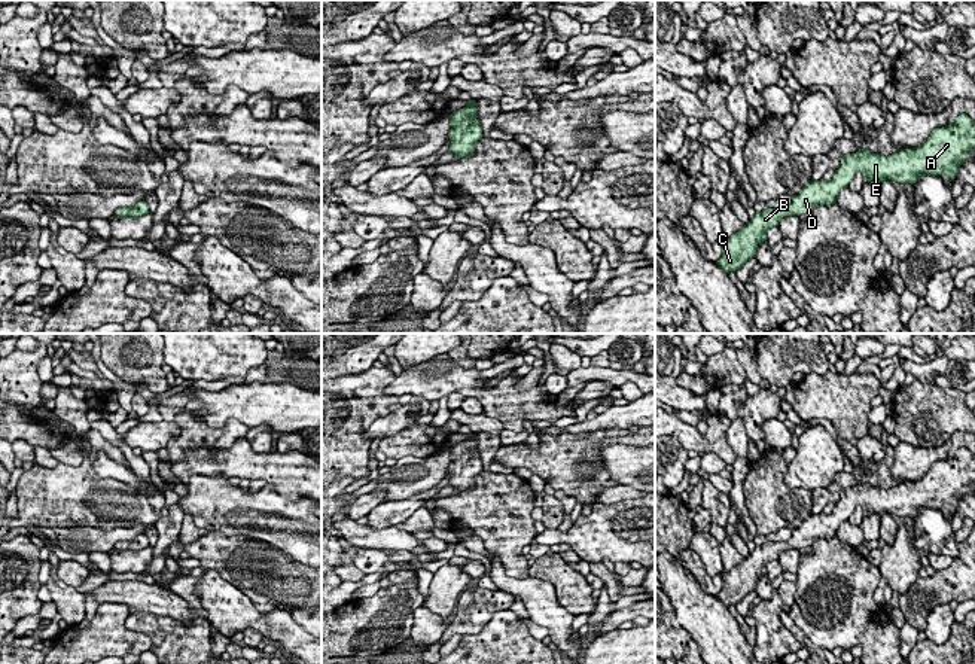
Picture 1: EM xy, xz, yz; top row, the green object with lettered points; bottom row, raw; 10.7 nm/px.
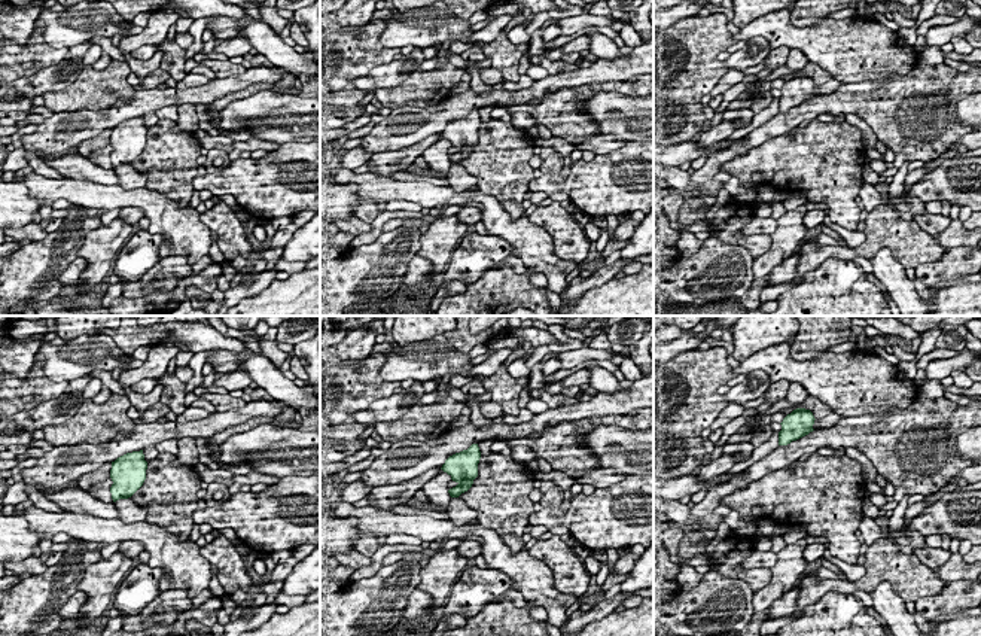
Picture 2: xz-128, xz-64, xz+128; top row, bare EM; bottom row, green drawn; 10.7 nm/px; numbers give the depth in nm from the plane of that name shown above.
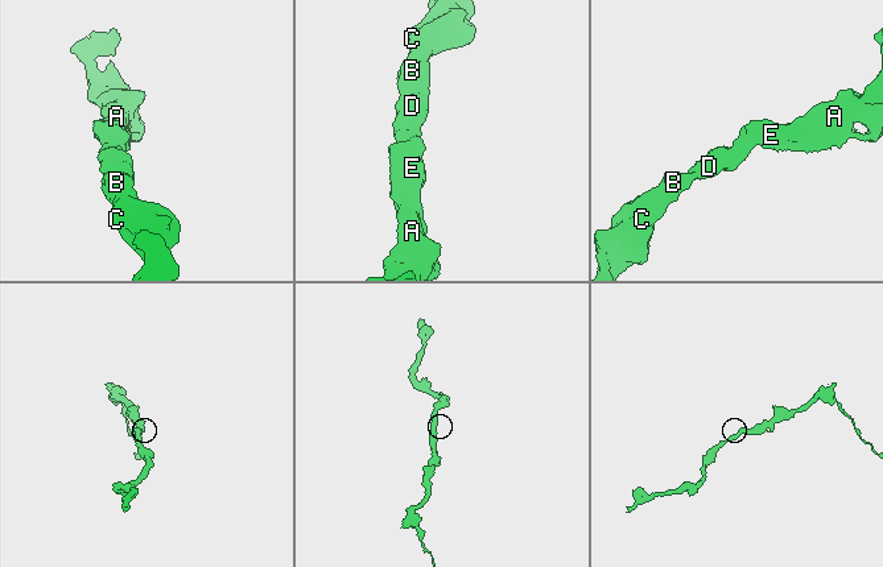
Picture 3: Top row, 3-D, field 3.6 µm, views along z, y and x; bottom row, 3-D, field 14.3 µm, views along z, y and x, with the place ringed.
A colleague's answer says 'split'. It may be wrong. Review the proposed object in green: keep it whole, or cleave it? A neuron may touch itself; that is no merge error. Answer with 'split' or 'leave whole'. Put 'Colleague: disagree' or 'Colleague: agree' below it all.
leave whole
Colleague: disagree

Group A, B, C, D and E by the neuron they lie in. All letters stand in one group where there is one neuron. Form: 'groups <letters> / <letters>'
groups A B C D E

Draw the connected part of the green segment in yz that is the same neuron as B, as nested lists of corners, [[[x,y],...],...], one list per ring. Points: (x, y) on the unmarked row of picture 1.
[[[966,447],[951,459],[935,462],[917,481],[901,482],[889,490],[869,482],[859,482],[841,491],[840,502],[831,514],[807,515],[798,529],[792,530],[787,542],[765,542],[732,567],[722,573],[723,587],[716,596],[725,606],[737,604],[755,591],[759,576],[767,575],[767,564],[779,560],[786,549],[811,546],[819,539],[831,540],[840,524],[848,521],[857,506],[865,514],[890,514],[914,518],[921,508],[942,509],[954,515],[959,502],[968,494],[968,485],[975,484],[975,454]]]

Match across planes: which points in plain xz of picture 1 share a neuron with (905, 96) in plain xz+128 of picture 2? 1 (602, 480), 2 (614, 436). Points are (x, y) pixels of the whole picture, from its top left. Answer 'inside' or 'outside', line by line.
1: inside
2: inside

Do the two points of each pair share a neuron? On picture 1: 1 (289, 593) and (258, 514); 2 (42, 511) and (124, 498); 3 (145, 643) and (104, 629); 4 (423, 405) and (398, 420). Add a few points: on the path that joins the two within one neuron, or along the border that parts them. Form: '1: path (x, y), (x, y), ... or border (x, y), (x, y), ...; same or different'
1: border (235, 533), (264, 539), (299, 562); different
2: path (63, 508), (103, 508); same
3: path (134, 642), (115, 639); same
4: path (417, 407), (404, 414); same

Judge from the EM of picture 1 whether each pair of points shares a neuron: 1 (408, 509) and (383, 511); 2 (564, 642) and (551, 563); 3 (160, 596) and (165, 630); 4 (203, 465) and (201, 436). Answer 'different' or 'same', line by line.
1: same
2: different
3: different
4: different

